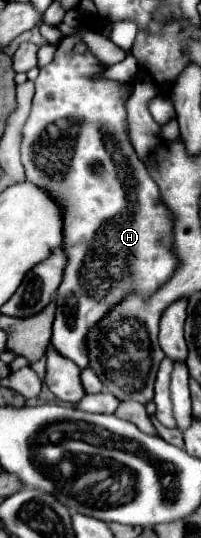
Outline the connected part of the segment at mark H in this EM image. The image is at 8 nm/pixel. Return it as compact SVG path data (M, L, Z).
M66 36L58 44L54 60L40 68L34 84L36 94L32 100L32 110L22 126L22 166L26 170L26 180L42 188L58 202L64 222L64 238L60 248L66 252L66 268L56 290L52 344L62 356L74 360L80 368L86 368L88 352L84 334L90 324L100 320L112 304L118 304L132 290L138 290L142 296L150 296L176 270L178 262L170 252L172 216L162 204L158 186L148 176L144 162L136 156L124 130L128 84L102 78L98 58L92 56L78 36Z

